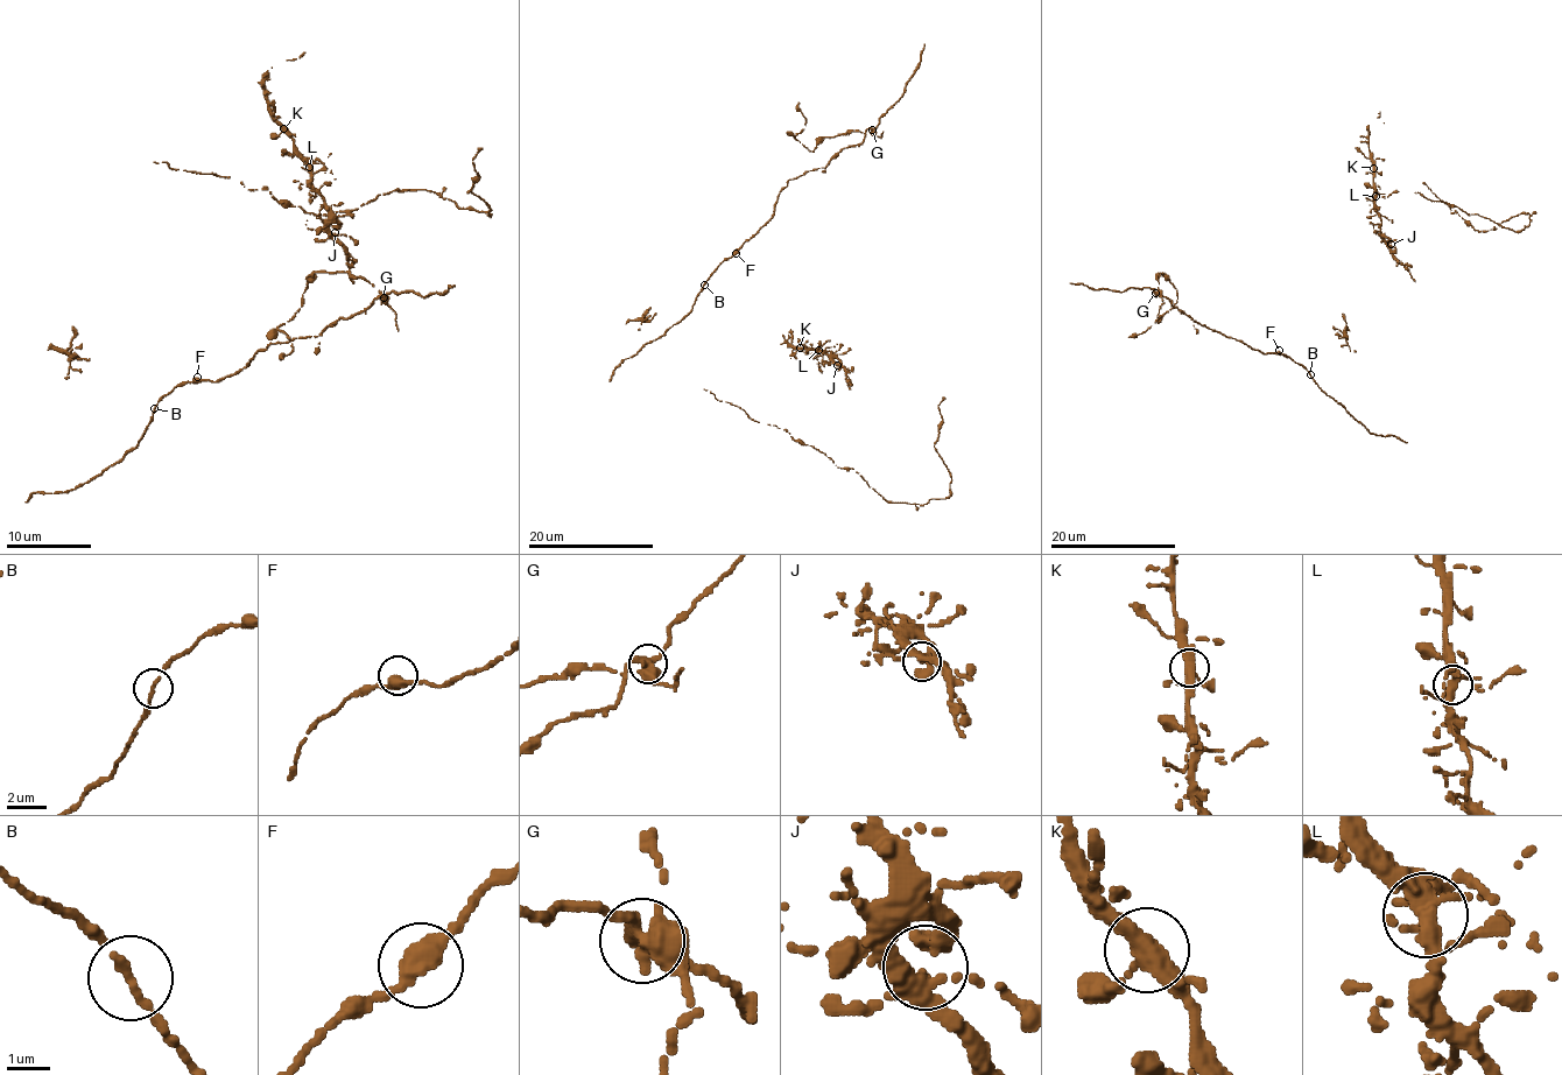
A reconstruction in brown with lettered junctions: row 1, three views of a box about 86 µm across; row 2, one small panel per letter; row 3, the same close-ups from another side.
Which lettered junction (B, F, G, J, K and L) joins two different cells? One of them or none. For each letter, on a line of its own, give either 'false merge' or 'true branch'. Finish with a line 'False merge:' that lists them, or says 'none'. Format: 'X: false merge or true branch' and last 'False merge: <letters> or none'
B: true branch
F: true branch
G: false merge
J: true branch
K: true branch
L: true branch
False merge: G

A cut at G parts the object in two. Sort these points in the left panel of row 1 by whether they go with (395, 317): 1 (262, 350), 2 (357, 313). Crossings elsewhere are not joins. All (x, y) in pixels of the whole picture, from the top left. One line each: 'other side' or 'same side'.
1: other side
2: other side

